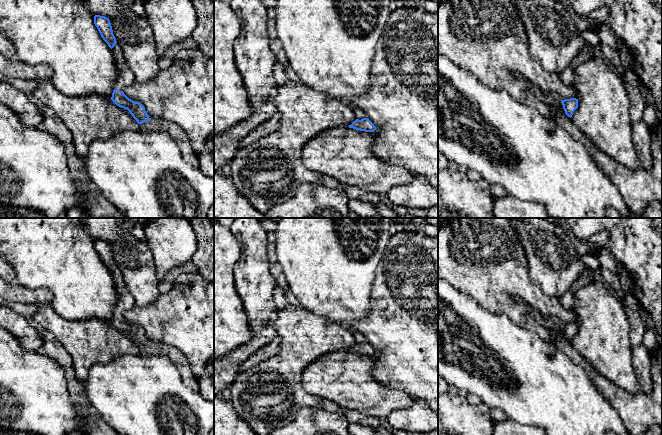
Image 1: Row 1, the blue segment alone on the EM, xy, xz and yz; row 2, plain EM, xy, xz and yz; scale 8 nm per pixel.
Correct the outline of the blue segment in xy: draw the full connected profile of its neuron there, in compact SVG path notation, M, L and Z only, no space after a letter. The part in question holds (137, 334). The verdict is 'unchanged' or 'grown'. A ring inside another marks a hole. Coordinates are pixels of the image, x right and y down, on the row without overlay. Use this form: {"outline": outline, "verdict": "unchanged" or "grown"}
{"outline": "M95 239L94 248L103 264L112 273L116 291L119 295L119 302L114 310L111 324L117 330L127 333L140 349L142 355L168 357L178 368L182 382L187 387L198 391L197 380L190 369L187 358L180 350L157 341L150 341L141 327L129 323L124 318L124 313L134 307L135 300L125 285L121 270L116 265L109 242Z", "verdict": "grown"}

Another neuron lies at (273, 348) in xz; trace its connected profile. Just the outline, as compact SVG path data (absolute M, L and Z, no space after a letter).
M276 337L266 346L252 354L239 368L239 372L245 371L249 368L253 368L261 362L267 360L270 357L277 355L280 351L281 338Z

